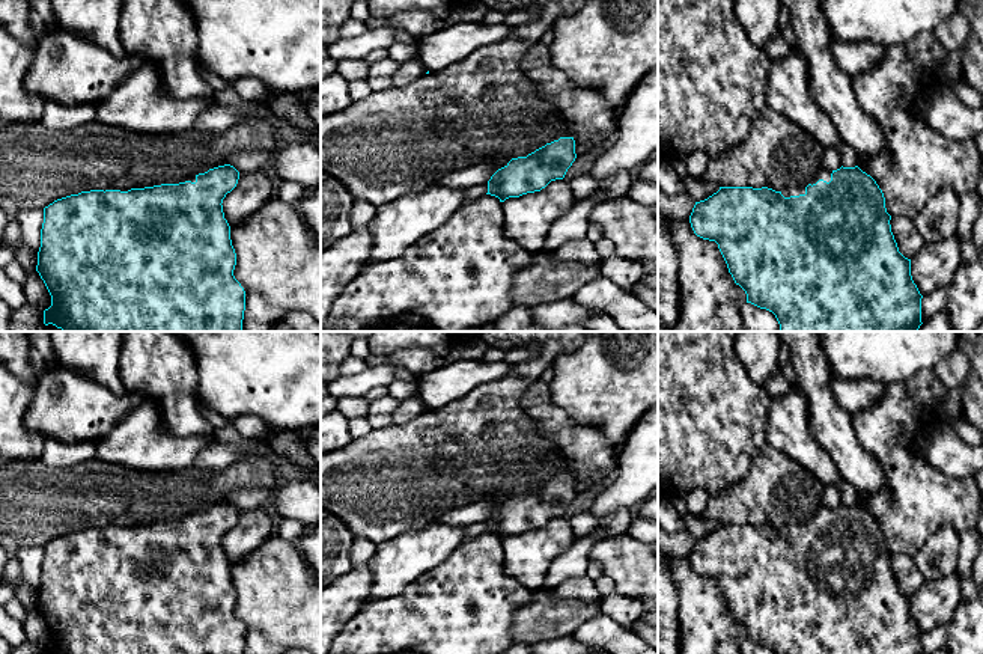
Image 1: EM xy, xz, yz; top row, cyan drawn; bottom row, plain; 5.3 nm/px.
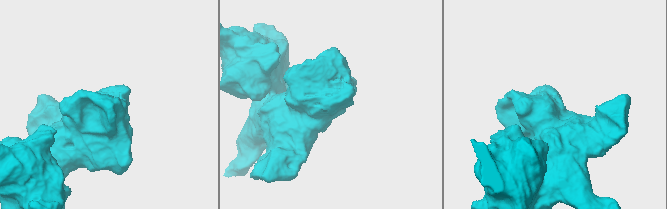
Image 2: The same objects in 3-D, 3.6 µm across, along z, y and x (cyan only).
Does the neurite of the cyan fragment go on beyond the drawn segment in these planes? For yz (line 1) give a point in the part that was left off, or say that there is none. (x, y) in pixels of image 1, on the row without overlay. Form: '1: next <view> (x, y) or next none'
1: next yz (795, 528)

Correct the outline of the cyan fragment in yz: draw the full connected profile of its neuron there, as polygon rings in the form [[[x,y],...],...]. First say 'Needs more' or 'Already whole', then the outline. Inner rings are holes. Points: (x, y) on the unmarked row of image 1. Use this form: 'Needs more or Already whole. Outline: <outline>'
Needs more. Outline: [[[858,503],[822,508],[807,524],[792,524],[775,529],[768,524],[720,524],[705,538],[695,539],[689,553],[694,571],[703,577],[715,579],[736,622],[747,631],[747,640],[772,649],[775,654],[921,654],[921,636],[911,613],[911,597],[905,595],[897,585],[890,562],[891,553],[885,546],[885,535],[876,518]]]

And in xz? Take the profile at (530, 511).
Needs more. Outline: [[[560,475],[527,494],[494,494],[498,506],[488,518],[488,530],[504,539],[527,530],[540,529],[551,518],[563,517],[575,499],[574,475]]]

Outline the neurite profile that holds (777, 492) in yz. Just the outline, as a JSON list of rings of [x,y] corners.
[[[765,442],[747,475],[709,494],[700,517],[720,524],[807,524],[822,508],[825,485],[802,466]]]

